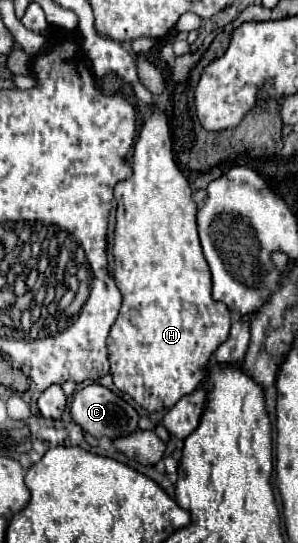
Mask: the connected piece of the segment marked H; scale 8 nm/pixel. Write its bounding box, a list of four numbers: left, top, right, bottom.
[107,109,231,413]

